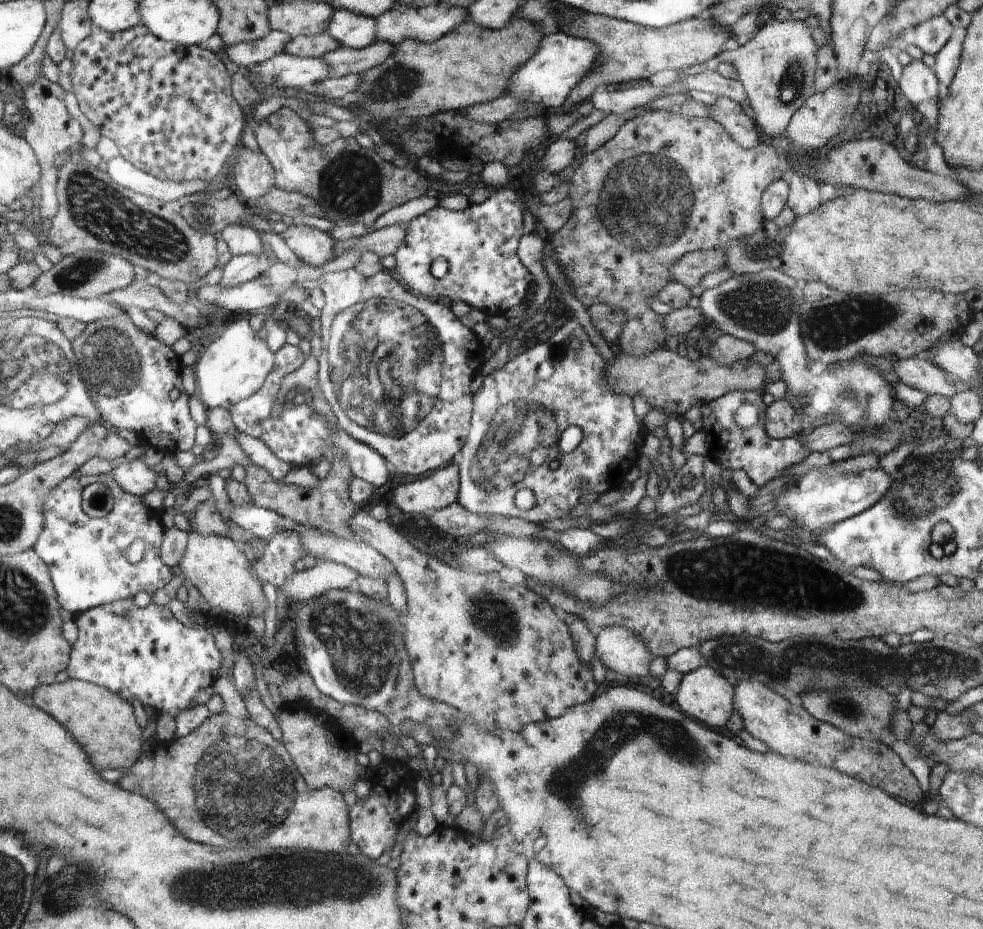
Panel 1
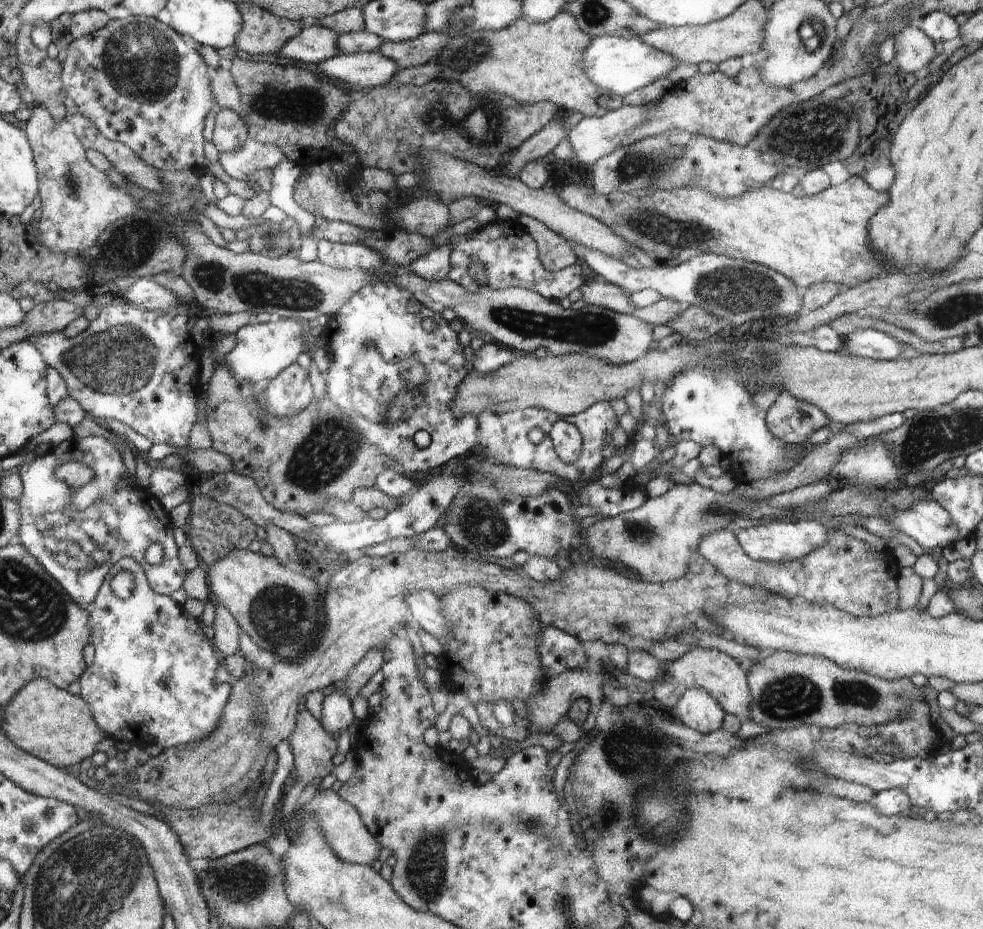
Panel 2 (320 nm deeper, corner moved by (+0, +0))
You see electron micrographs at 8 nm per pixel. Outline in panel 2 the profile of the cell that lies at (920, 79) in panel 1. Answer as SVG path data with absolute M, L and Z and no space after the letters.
M906 25L894 36L895 57L893 63L904 70L923 74L932 59L936 56L934 41L917 25Z

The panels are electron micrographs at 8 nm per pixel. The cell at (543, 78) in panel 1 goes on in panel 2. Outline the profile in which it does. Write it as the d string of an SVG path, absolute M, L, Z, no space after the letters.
M604 35L595 37L587 48L583 59L583 69L587 77L613 95L630 95L639 88L646 87L656 79L666 77L672 68L676 68L681 60L670 53L649 45L640 37L624 38Z

